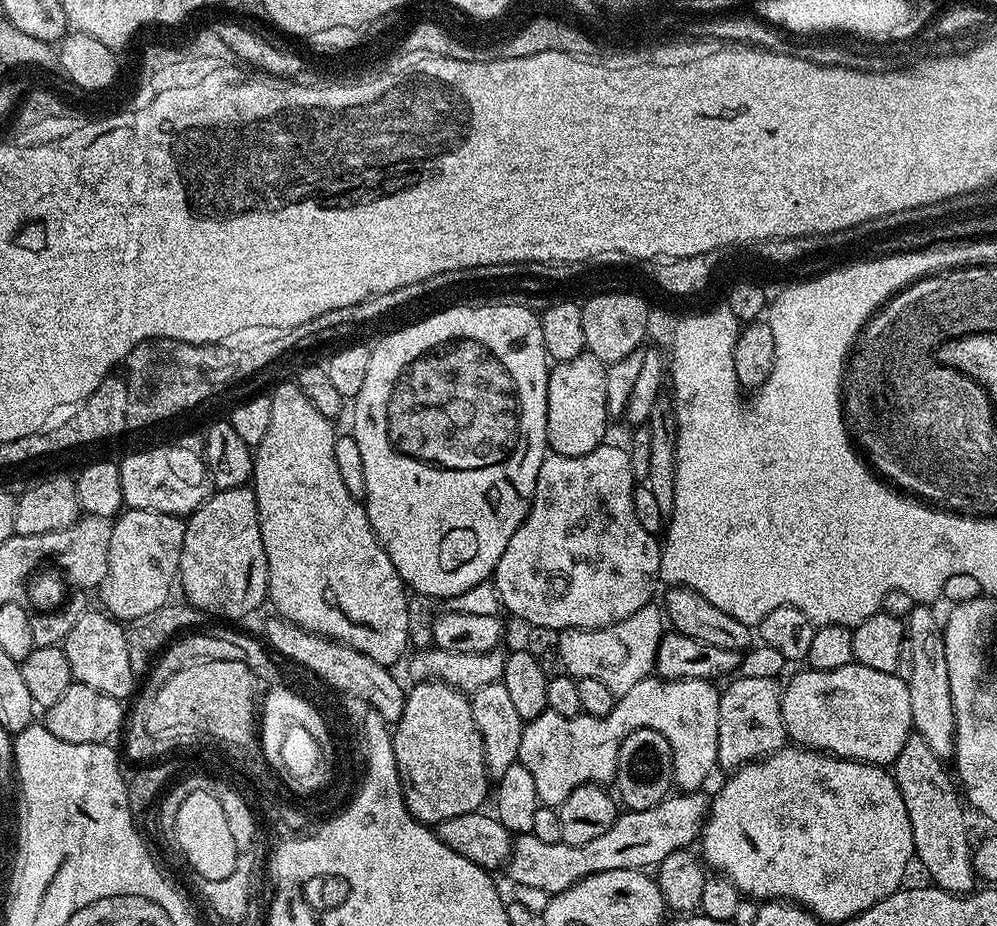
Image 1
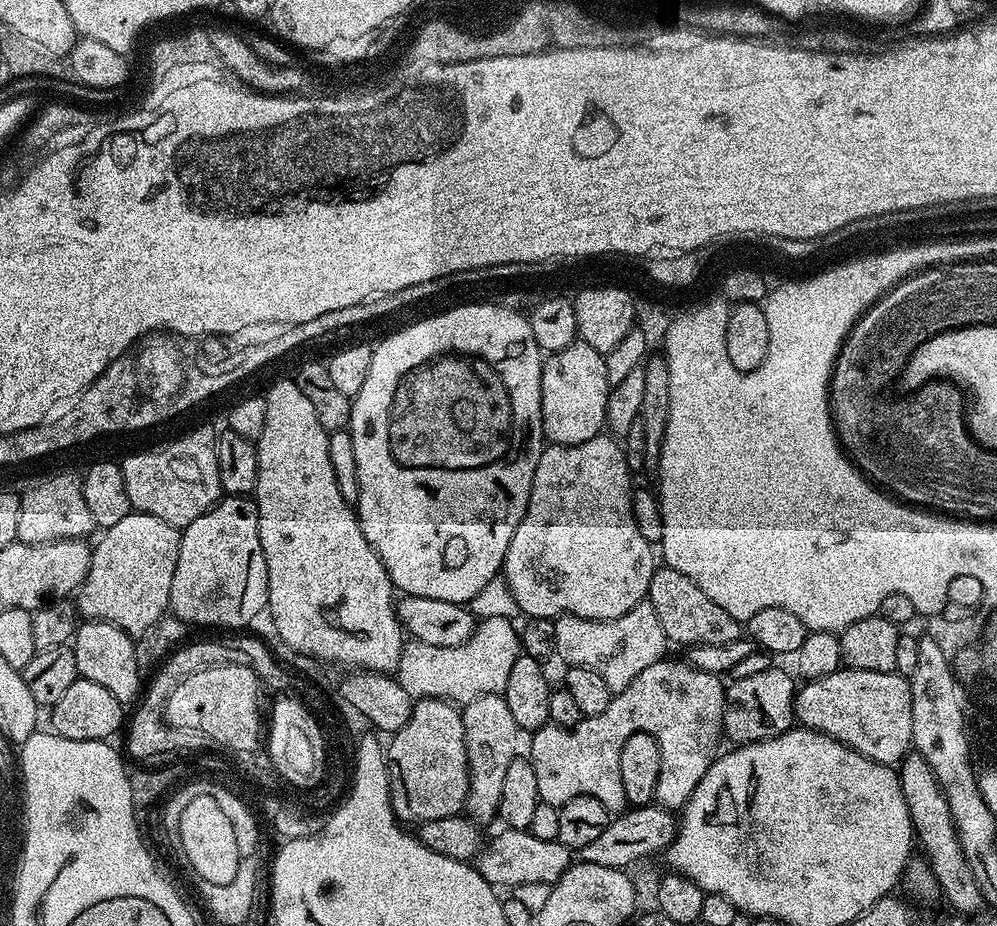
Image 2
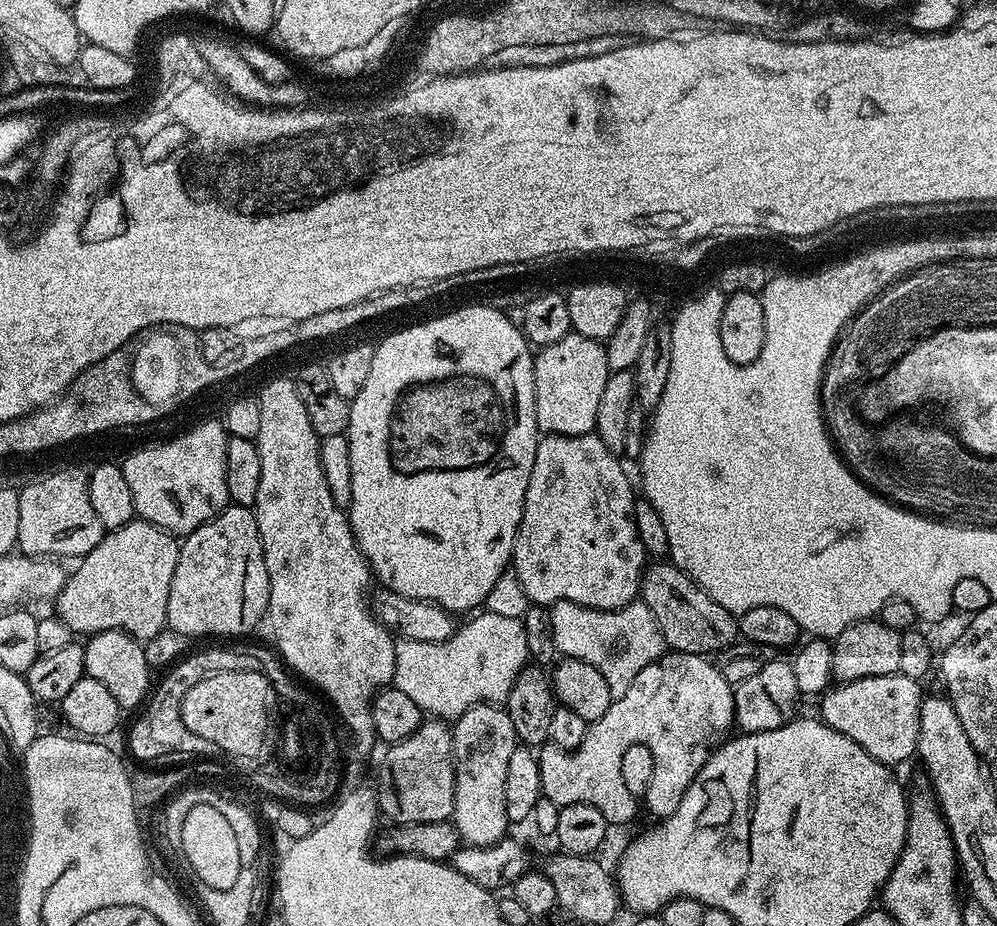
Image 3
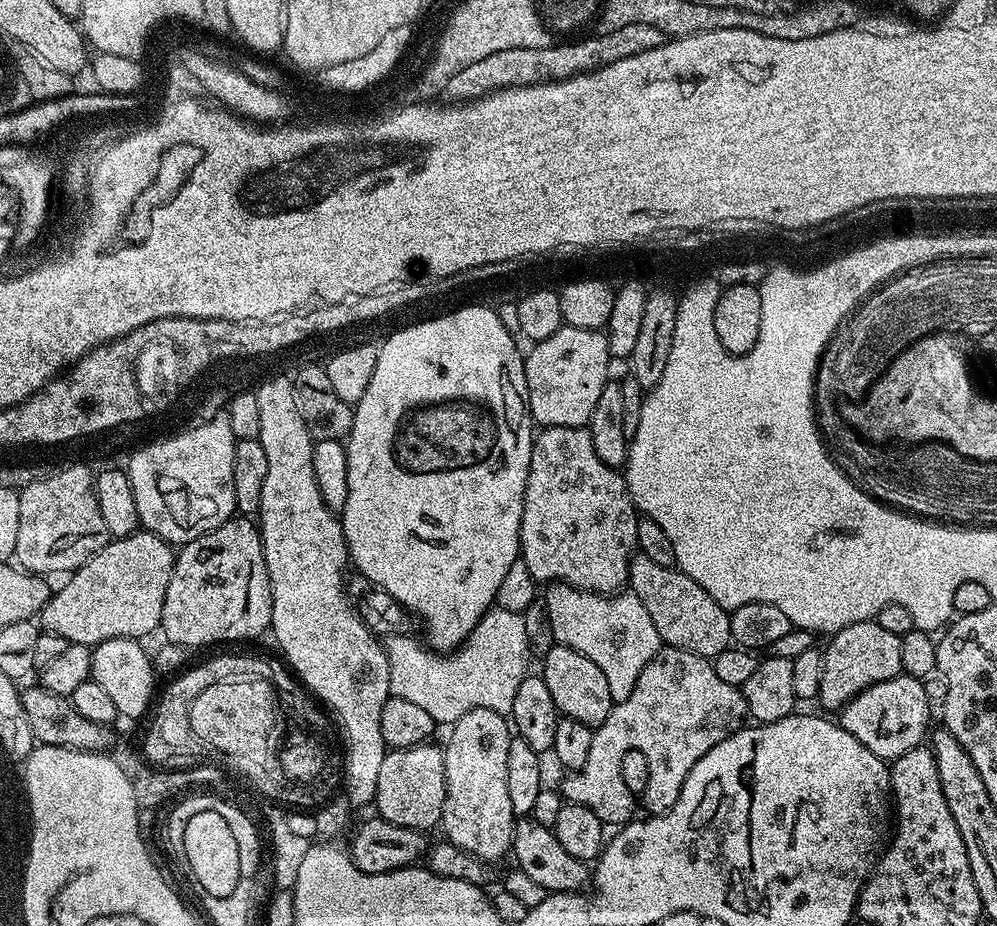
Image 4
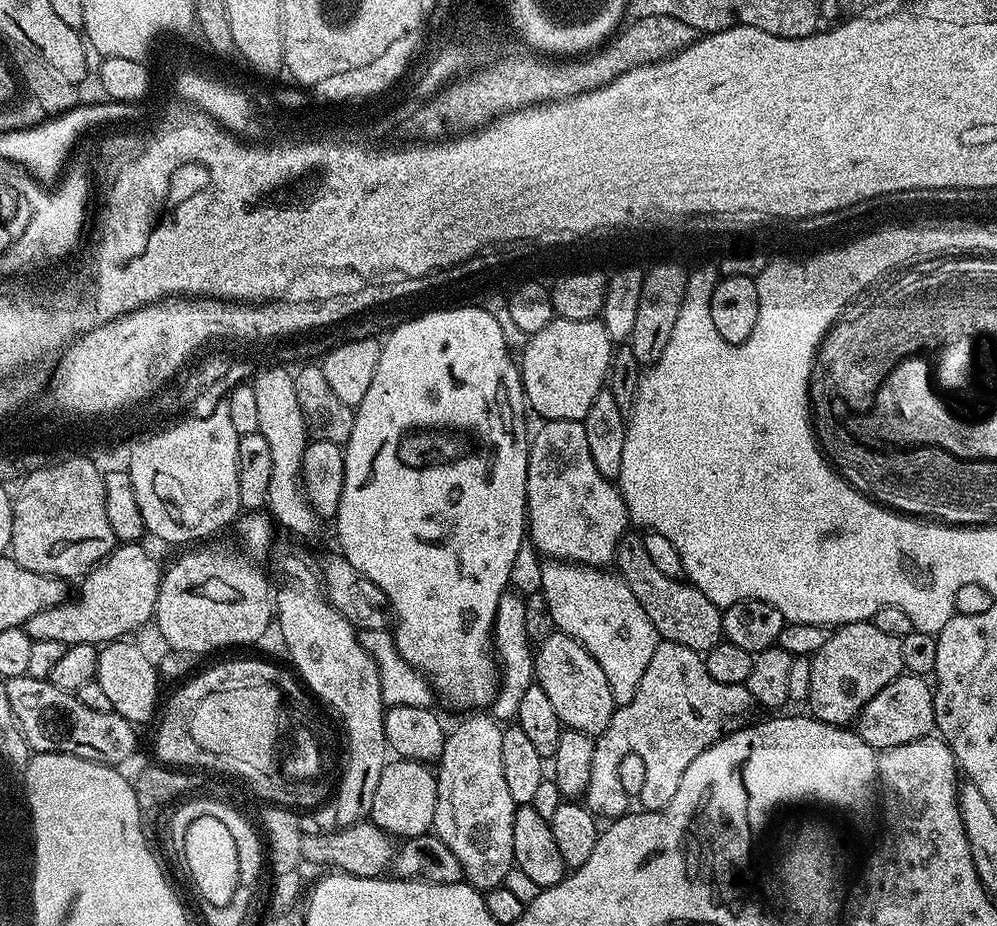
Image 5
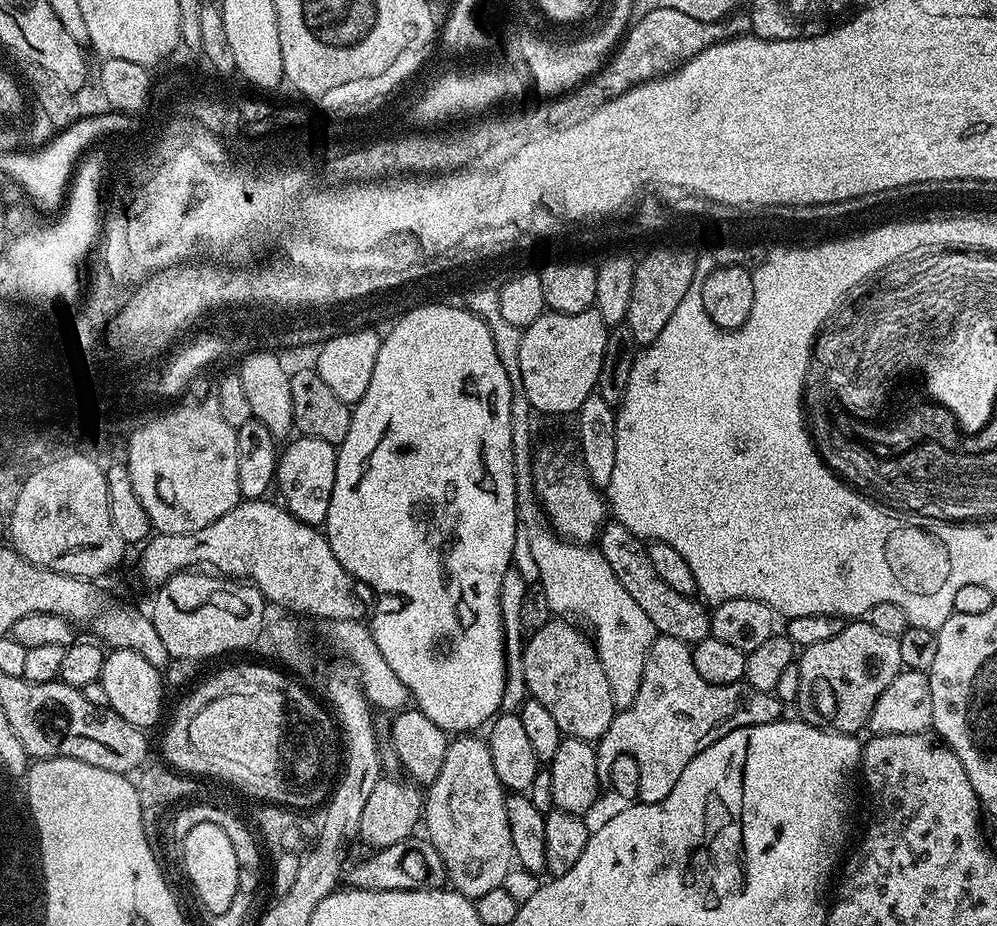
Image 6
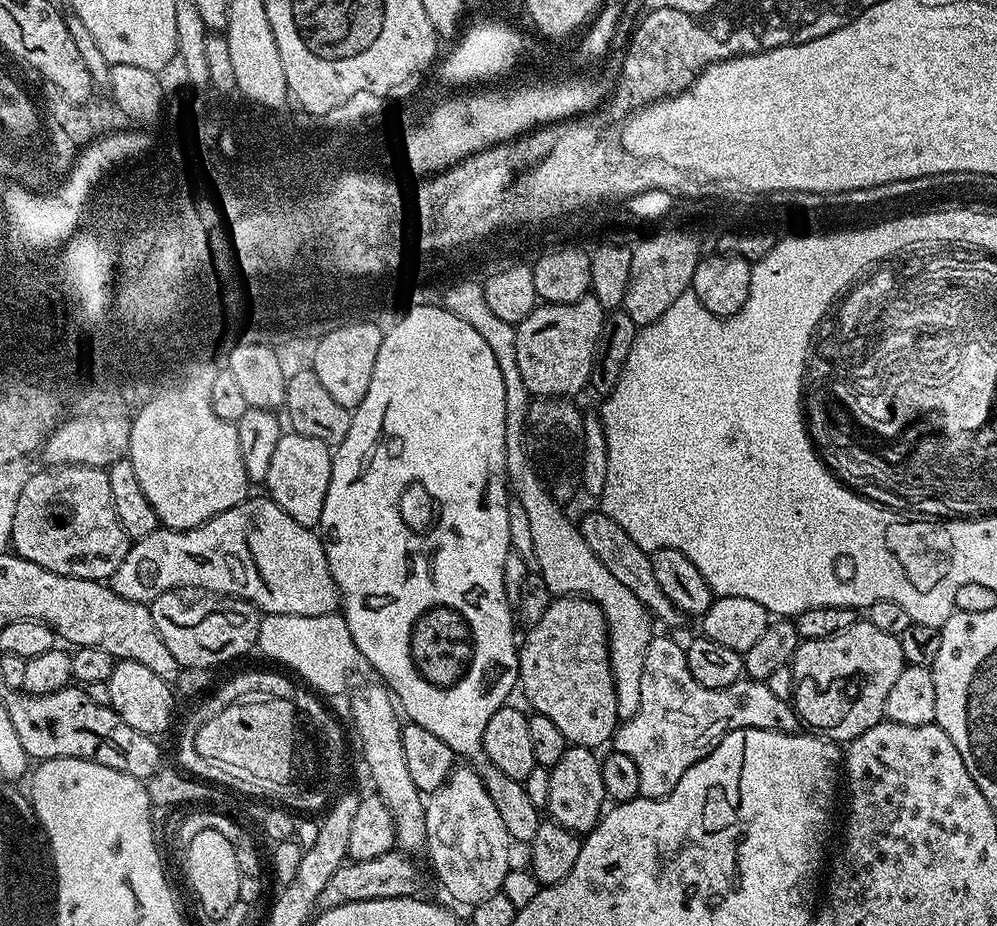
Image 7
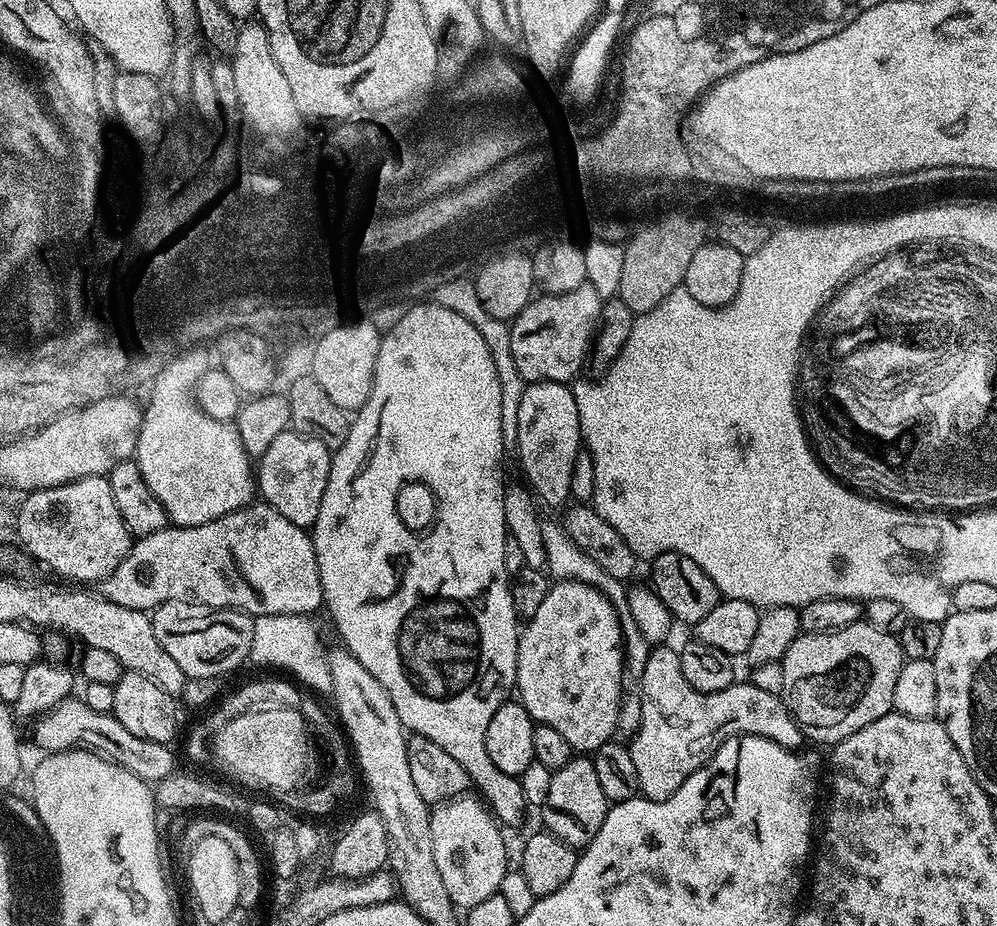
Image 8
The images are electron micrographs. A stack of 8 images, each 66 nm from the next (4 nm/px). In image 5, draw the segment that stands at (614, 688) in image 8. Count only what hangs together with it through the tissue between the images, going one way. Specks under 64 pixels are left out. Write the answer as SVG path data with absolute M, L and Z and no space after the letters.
M553 630L544 640L539 641L534 652L534 683L550 698L554 714L558 714L565 729L573 728L590 737L604 733L610 726L612 713L617 704L612 697L610 682L602 674L602 666L590 658L590 654L574 638L564 632Z

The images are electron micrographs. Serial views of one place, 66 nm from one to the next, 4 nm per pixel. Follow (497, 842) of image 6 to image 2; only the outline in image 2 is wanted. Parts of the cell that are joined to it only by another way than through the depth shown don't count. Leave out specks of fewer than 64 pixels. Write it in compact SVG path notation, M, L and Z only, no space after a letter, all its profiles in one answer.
M486 694L479 696L463 705L464 737L466 738L466 754L468 755L468 802L466 812L471 819L477 822L485 822L497 815L500 811L500 799L502 798L502 782L506 779L506 769L510 762L517 759L516 736L518 729L514 717L510 714L510 706L506 706L503 695Z

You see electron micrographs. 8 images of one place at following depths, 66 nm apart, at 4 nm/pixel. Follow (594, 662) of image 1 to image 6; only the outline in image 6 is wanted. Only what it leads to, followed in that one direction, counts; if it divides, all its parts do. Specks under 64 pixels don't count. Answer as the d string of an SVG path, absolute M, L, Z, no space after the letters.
M526 424L526 442L512 436L512 453L516 471L516 519L519 531L524 532L526 542L530 542L530 554L538 566L538 586L546 594L553 614L583 626L590 633L598 662L602 662L602 670L606 670L606 682L610 682L614 706L618 710L628 708L638 695L638 686L642 686L646 654L650 654L650 646L658 635L654 622L650 622L642 606L630 598L599 550L564 540L552 529L536 497L536 483L532 481L534 424Z

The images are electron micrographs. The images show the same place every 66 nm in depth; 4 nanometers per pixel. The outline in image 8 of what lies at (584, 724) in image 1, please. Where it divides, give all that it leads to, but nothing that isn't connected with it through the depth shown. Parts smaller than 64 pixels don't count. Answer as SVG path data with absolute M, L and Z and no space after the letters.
M656 646L651 649L646 658L646 670L642 670L640 679L640 697L642 698L642 722L640 728L631 737L630 751L634 758L634 766L638 769L640 792L645 800L665 800L690 778L698 769L703 768L711 760L712 755L719 750L720 745L729 736L761 736L773 740L793 750L799 749L800 743L805 743L806 737L799 724L796 723L780 696L770 694L766 690L758 690L750 682L731 684L726 690L717 692L699 692L694 690L682 678L682 662L680 653L674 647Z

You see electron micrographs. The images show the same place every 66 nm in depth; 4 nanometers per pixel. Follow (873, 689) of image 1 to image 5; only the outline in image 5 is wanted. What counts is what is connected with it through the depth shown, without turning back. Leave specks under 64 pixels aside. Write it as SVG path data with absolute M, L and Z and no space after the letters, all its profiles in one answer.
M901 674L894 682L890 682L882 690L878 690L878 694L874 694L874 698L870 698L870 702L866 702L866 706L855 721L855 731L860 733L861 738L871 748L877 750L883 750L890 746L906 746L906 742L921 740L936 727L936 715L934 714L934 702L932 701L933 695L933 685L925 677Z

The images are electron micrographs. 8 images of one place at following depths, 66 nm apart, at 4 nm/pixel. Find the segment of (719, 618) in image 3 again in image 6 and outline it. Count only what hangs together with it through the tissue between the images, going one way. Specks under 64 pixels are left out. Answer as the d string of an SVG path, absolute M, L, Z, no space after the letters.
M615 522L605 523L598 537L598 550L602 558L606 558L610 570L614 570L614 575L618 582L622 582L630 598L634 598L634 602L638 602L638 606L642 606L643 612L650 617L650 622L654 622L659 635L678 638L678 642L689 646L702 642L710 635L712 618L709 609L696 596L678 594L676 590L666 586L666 582L658 578L658 573L650 563L645 541L630 534L626 526Z

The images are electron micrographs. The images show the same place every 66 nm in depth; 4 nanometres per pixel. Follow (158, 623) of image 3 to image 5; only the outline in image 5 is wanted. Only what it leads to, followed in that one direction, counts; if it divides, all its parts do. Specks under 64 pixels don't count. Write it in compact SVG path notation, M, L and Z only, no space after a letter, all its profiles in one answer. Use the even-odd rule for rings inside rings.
M141 543L123 544L114 548L111 555L101 560L91 572L87 573L79 581L80 593L73 595L64 601L63 604L42 610L34 614L23 624L25 630L33 640L47 642L51 638L54 642L63 644L94 644L103 646L111 644L113 640L131 637L131 632L136 632L144 623L151 621L156 614L156 603L162 579L162 566L159 565L142 547ZM76 596L76 597L75 597ZM116 616L120 616L120 625L112 628Z

